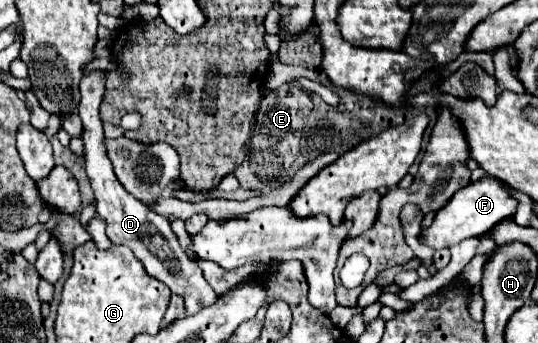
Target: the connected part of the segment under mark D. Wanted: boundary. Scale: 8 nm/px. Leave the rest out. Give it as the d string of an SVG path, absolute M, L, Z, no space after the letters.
M91 71L81 79L81 103L79 103L79 115L83 119L83 141L85 141L83 157L85 157L87 177L97 197L97 215L107 223L107 237L111 243L129 247L151 277L165 283L175 295L183 297L185 315L189 317L199 309L213 305L213 301L217 301L217 295L211 289L211 285L205 281L197 259L191 259L181 249L177 235L173 233L173 229L169 229L169 219L153 213L147 205L141 205L141 201L131 197L131 193L127 193L125 189L121 189L121 183L117 181L113 173L113 165L105 153L105 145L103 145L105 135L99 119L99 105L105 93L105 75L107 71Z

